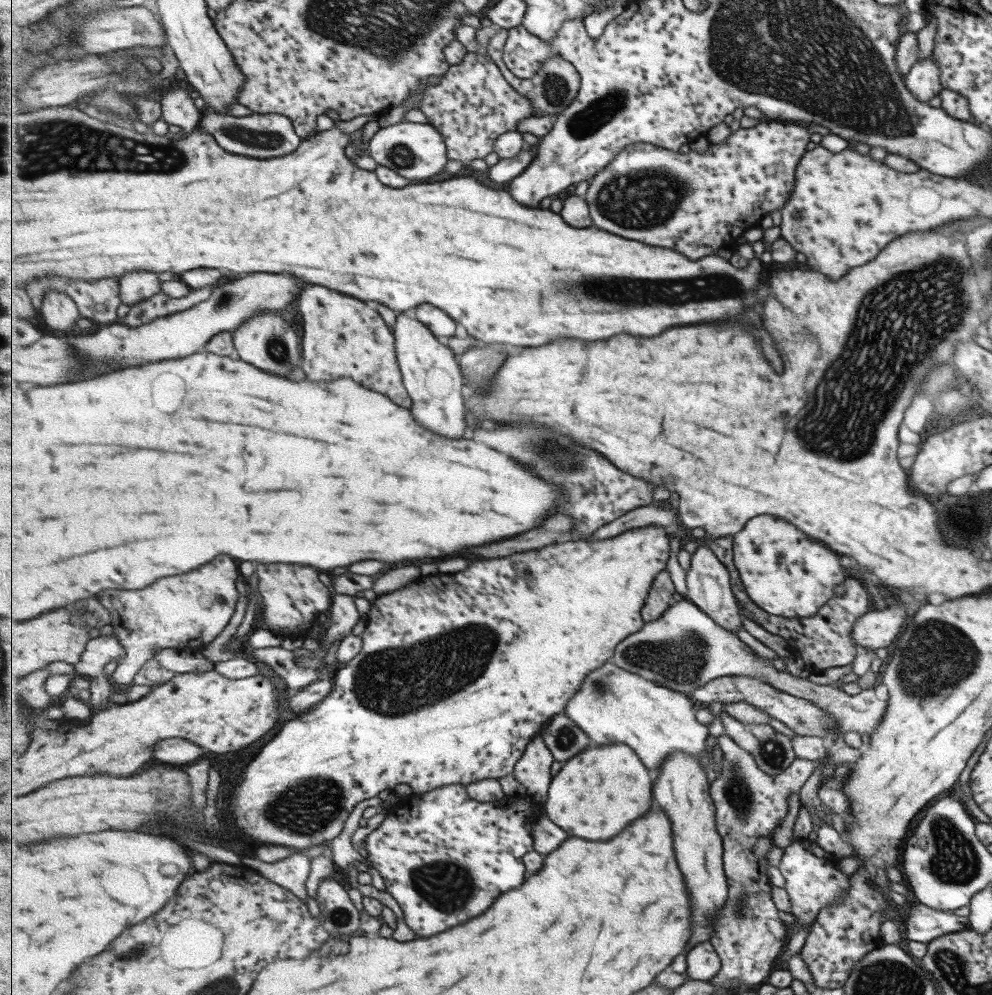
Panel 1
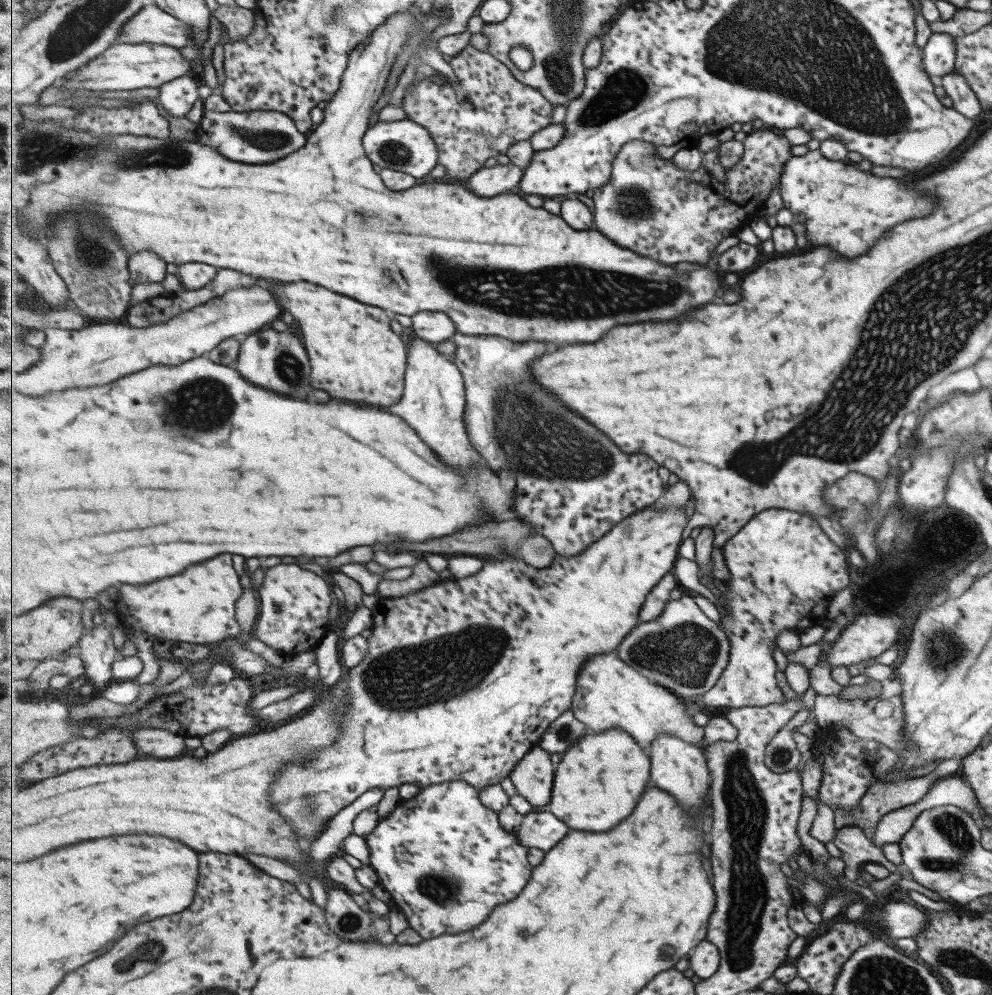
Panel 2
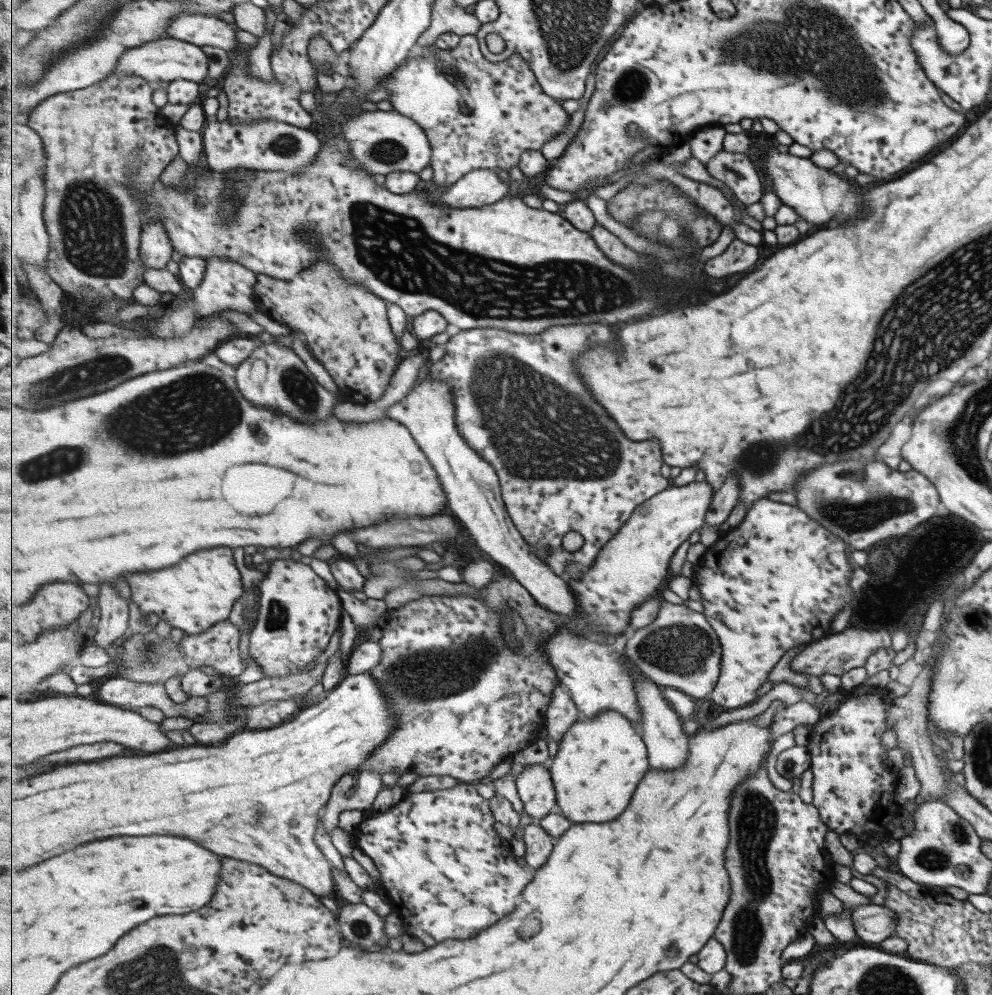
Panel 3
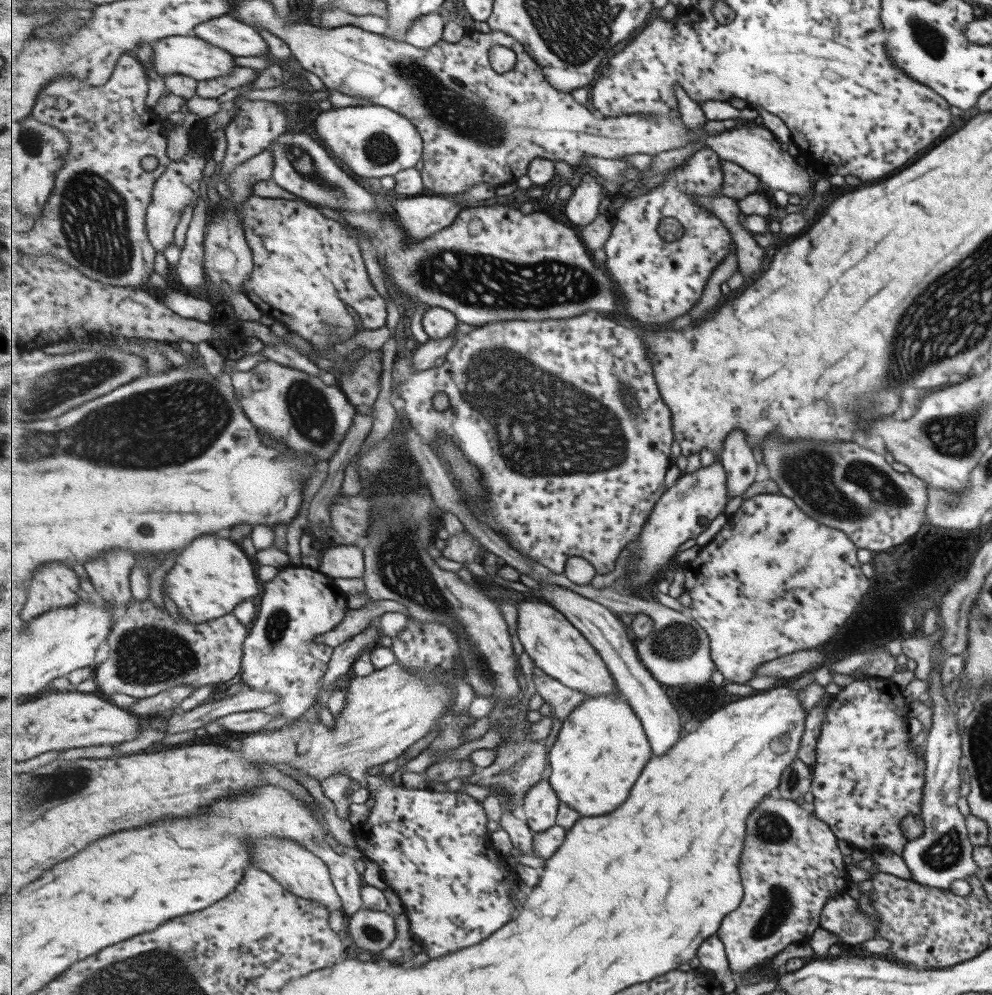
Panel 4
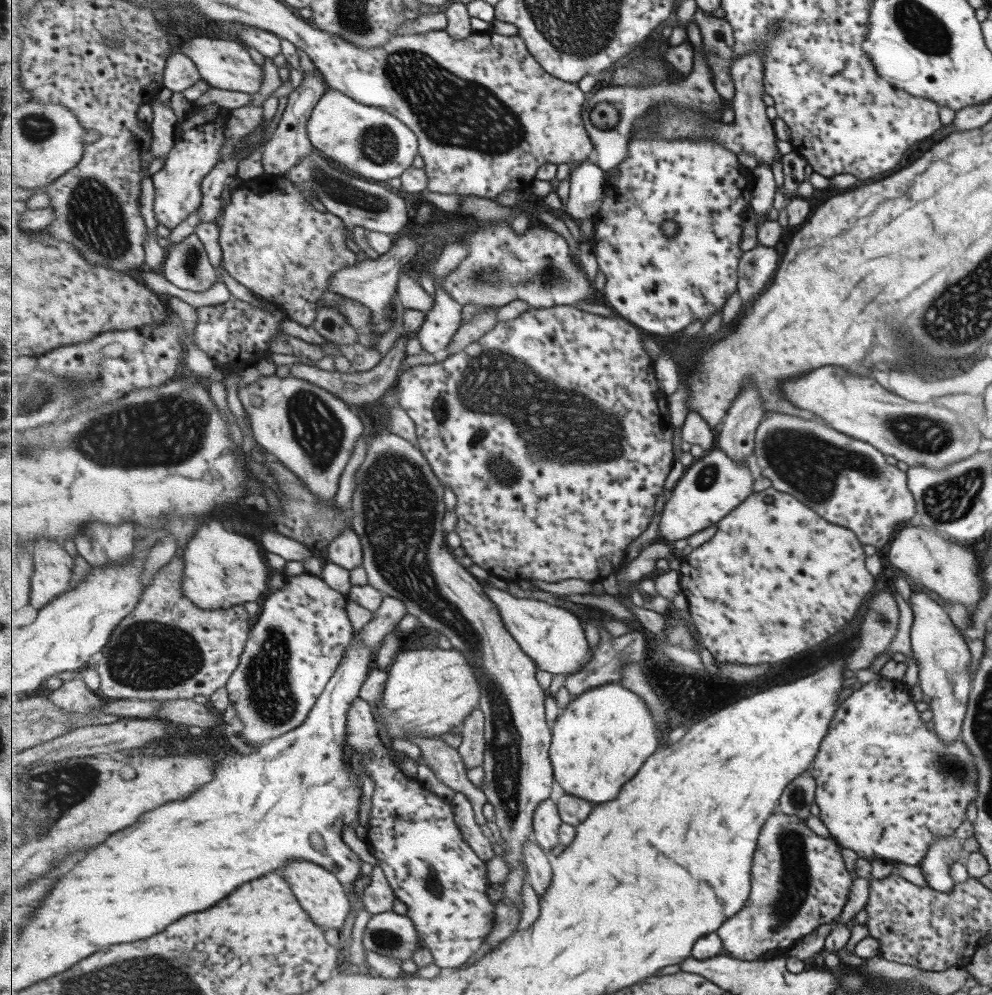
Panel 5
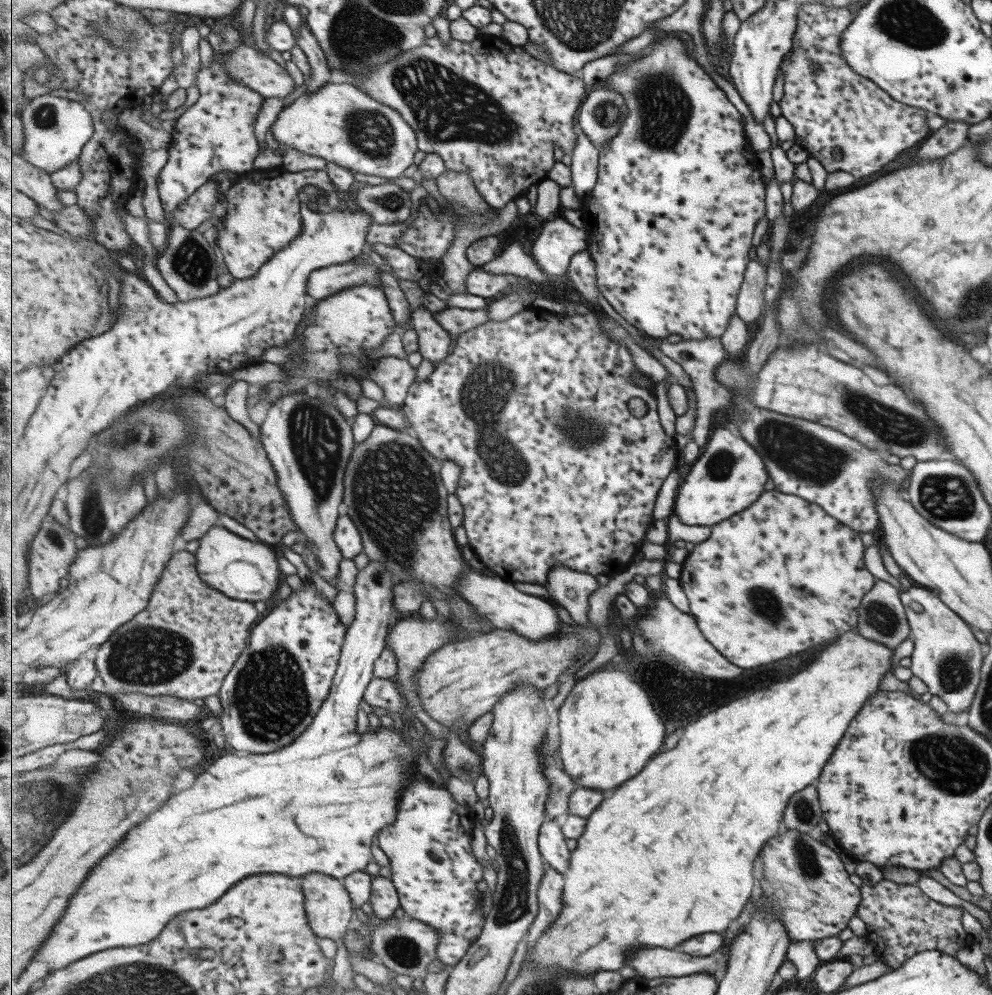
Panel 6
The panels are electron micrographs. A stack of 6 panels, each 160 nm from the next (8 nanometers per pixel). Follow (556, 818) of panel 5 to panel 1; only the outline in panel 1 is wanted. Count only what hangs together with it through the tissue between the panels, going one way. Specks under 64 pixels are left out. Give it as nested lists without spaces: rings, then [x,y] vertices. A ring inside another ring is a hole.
[[[542,735],[535,737],[528,745],[521,760],[516,764],[513,775],[521,784],[527,786],[526,794],[536,803],[545,803],[553,781],[551,766],[555,757],[544,743]]]

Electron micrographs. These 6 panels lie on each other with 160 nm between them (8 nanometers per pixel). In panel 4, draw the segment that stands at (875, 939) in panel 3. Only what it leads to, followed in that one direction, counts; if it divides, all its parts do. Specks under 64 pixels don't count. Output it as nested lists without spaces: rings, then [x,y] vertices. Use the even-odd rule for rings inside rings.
[[[769,796],[763,799],[760,806],[753,811],[749,818],[747,848],[745,862],[741,862],[744,882],[744,900],[740,908],[728,914],[725,918],[718,937],[726,946],[730,967],[737,973],[745,973],[751,969],[761,968],[769,963],[777,952],[781,952],[787,944],[795,940],[809,938],[809,934],[817,928],[817,924],[835,934],[838,940],[845,944],[859,944],[876,936],[876,926],[879,923],[877,915],[867,917],[857,903],[849,895],[839,895],[846,888],[844,863],[841,861],[835,835],[828,823],[823,823],[815,816],[809,816],[803,808],[789,799],[779,799]]]

